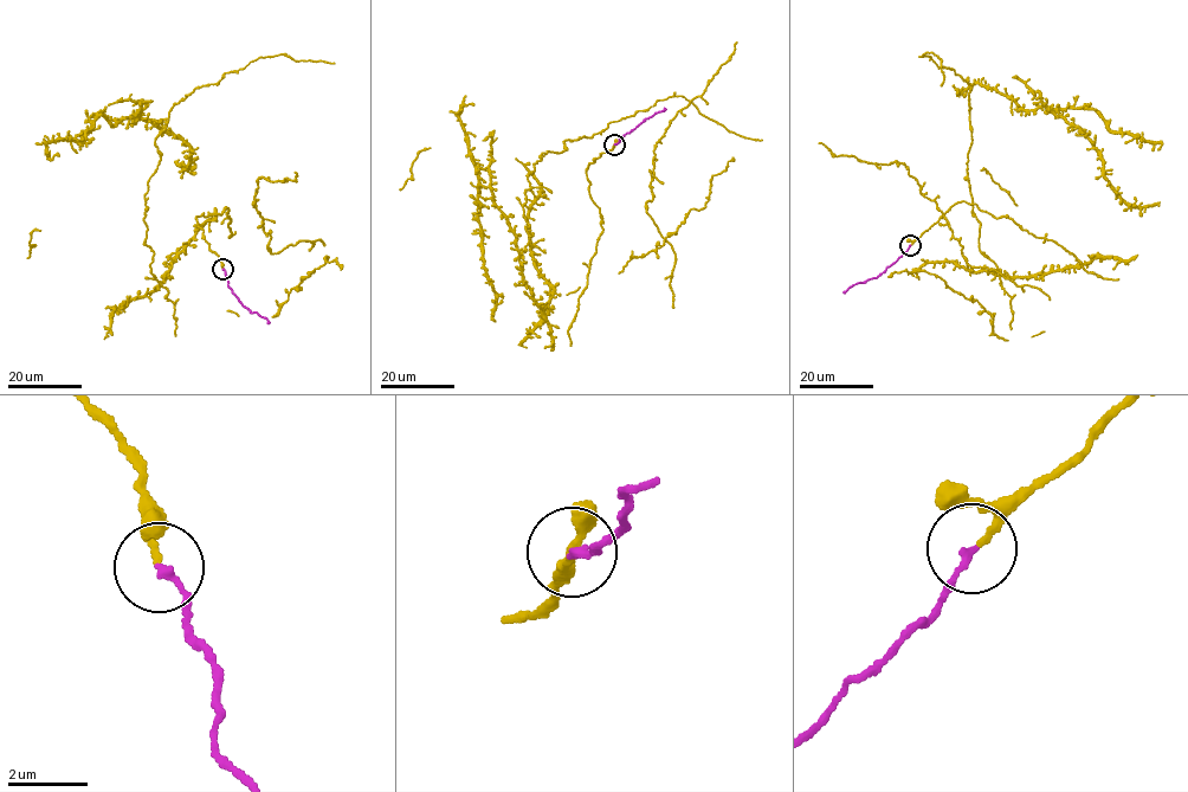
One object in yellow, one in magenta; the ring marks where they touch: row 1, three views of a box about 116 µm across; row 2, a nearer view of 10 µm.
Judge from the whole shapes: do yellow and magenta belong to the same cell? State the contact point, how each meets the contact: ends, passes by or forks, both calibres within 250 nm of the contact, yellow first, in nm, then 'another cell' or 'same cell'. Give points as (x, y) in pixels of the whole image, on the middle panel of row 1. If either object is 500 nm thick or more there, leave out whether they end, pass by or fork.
(614, 145) | yellow ends | magenta ends | 170/190 nm | same cell

